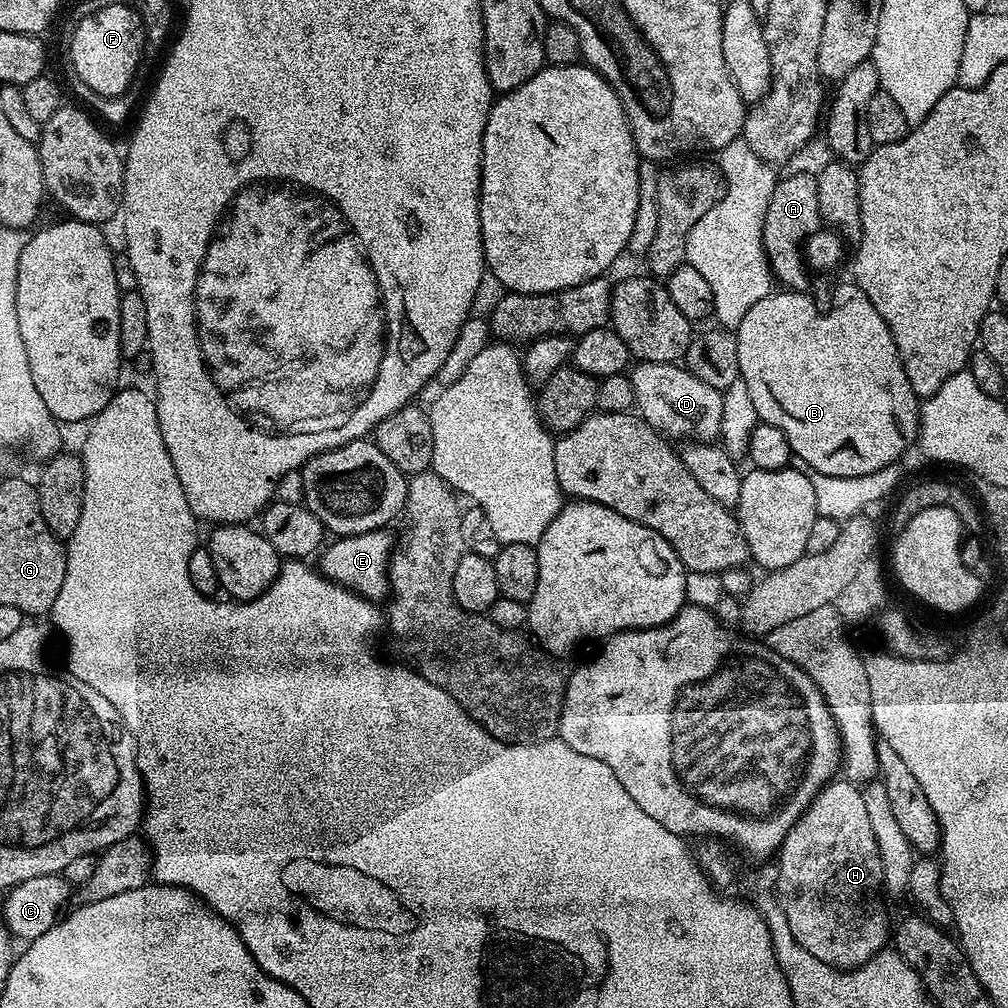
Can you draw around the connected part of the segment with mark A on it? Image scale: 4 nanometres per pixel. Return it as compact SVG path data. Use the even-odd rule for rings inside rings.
M810 171L796 172L793 176L777 179L774 194L770 194L770 206L766 206L762 242L768 255L768 265L775 283L789 292L803 292L809 286L809 269L802 255L804 241L812 232L822 228L822 217L818 206L818 186L815 175Z

